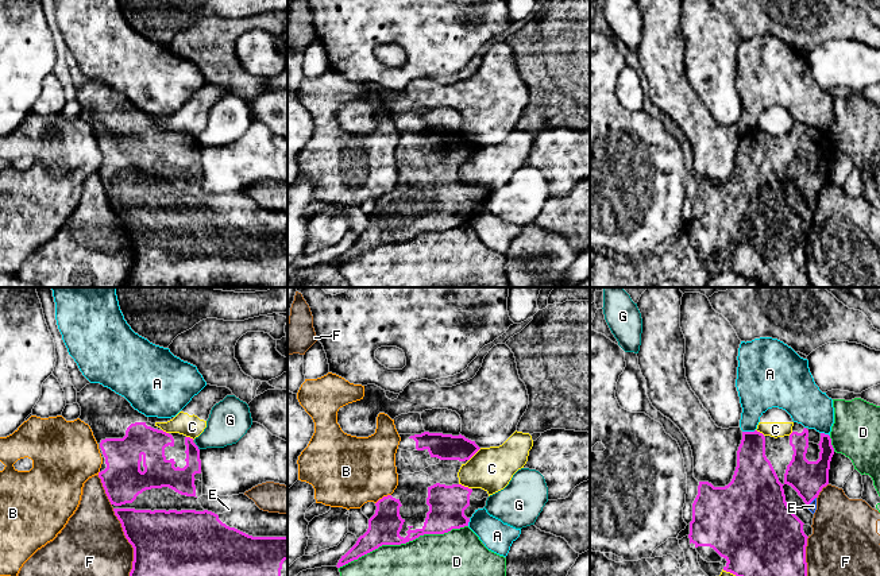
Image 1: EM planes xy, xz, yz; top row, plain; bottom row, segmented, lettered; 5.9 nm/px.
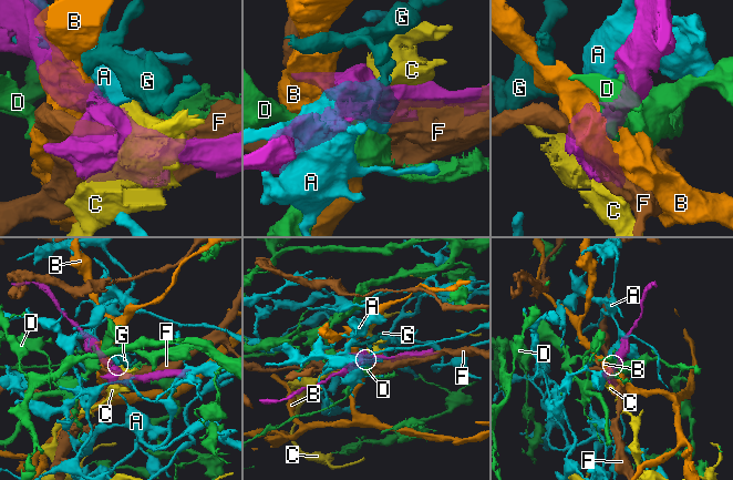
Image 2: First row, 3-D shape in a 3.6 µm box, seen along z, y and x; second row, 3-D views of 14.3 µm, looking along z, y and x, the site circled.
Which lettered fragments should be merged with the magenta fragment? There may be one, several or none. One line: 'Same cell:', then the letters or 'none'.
Same cell: E

